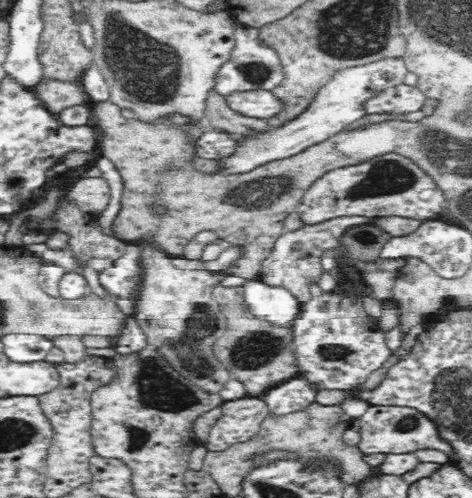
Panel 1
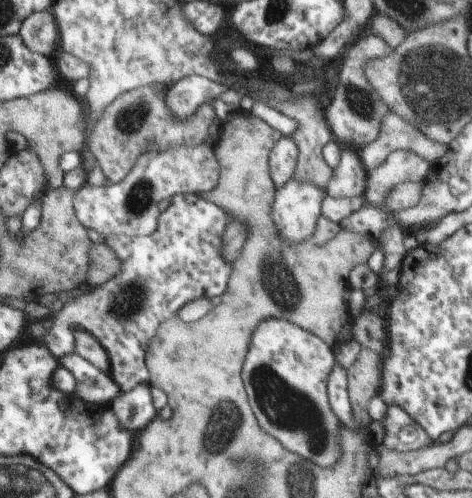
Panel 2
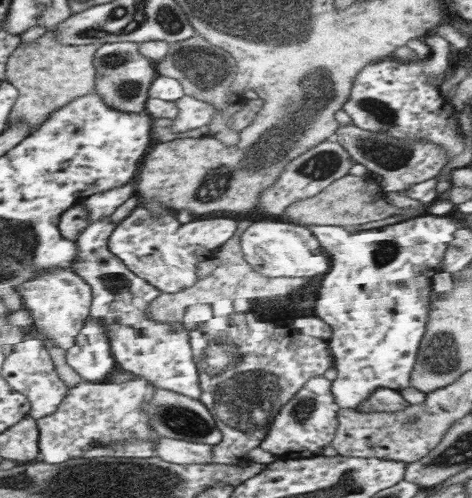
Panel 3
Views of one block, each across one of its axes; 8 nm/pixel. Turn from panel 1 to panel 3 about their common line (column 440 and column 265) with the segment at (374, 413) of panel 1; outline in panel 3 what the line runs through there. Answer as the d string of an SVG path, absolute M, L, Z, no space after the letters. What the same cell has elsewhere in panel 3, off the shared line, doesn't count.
M315 376L315 380L307 380L305 388L301 392L297 392L285 406L281 406L275 420L271 420L271 430L267 432L267 436L259 444L259 448L277 456L277 458L283 458L283 460L307 460L307 458L313 458L315 454L321 454L321 448L329 440L335 440L335 432L339 428L339 420L337 420L339 404L335 402L335 396L331 394L331 388L333 388L333 382L325 380L323 376Z

